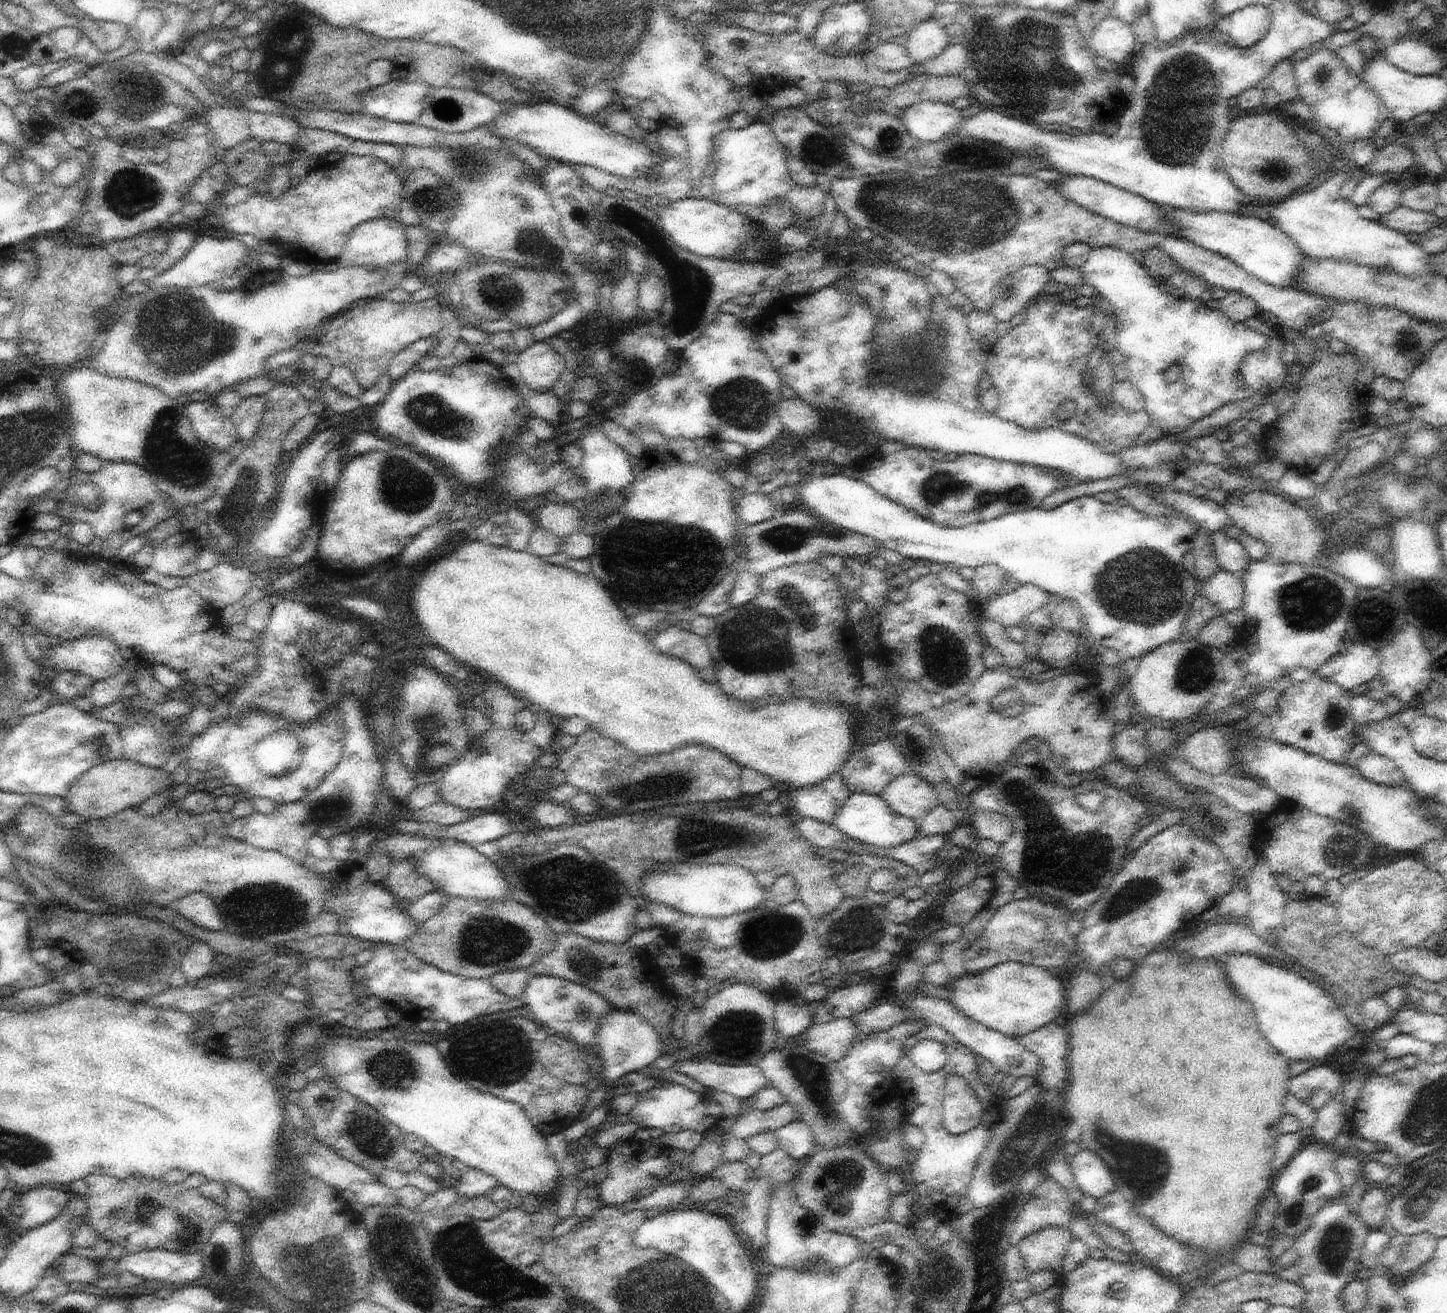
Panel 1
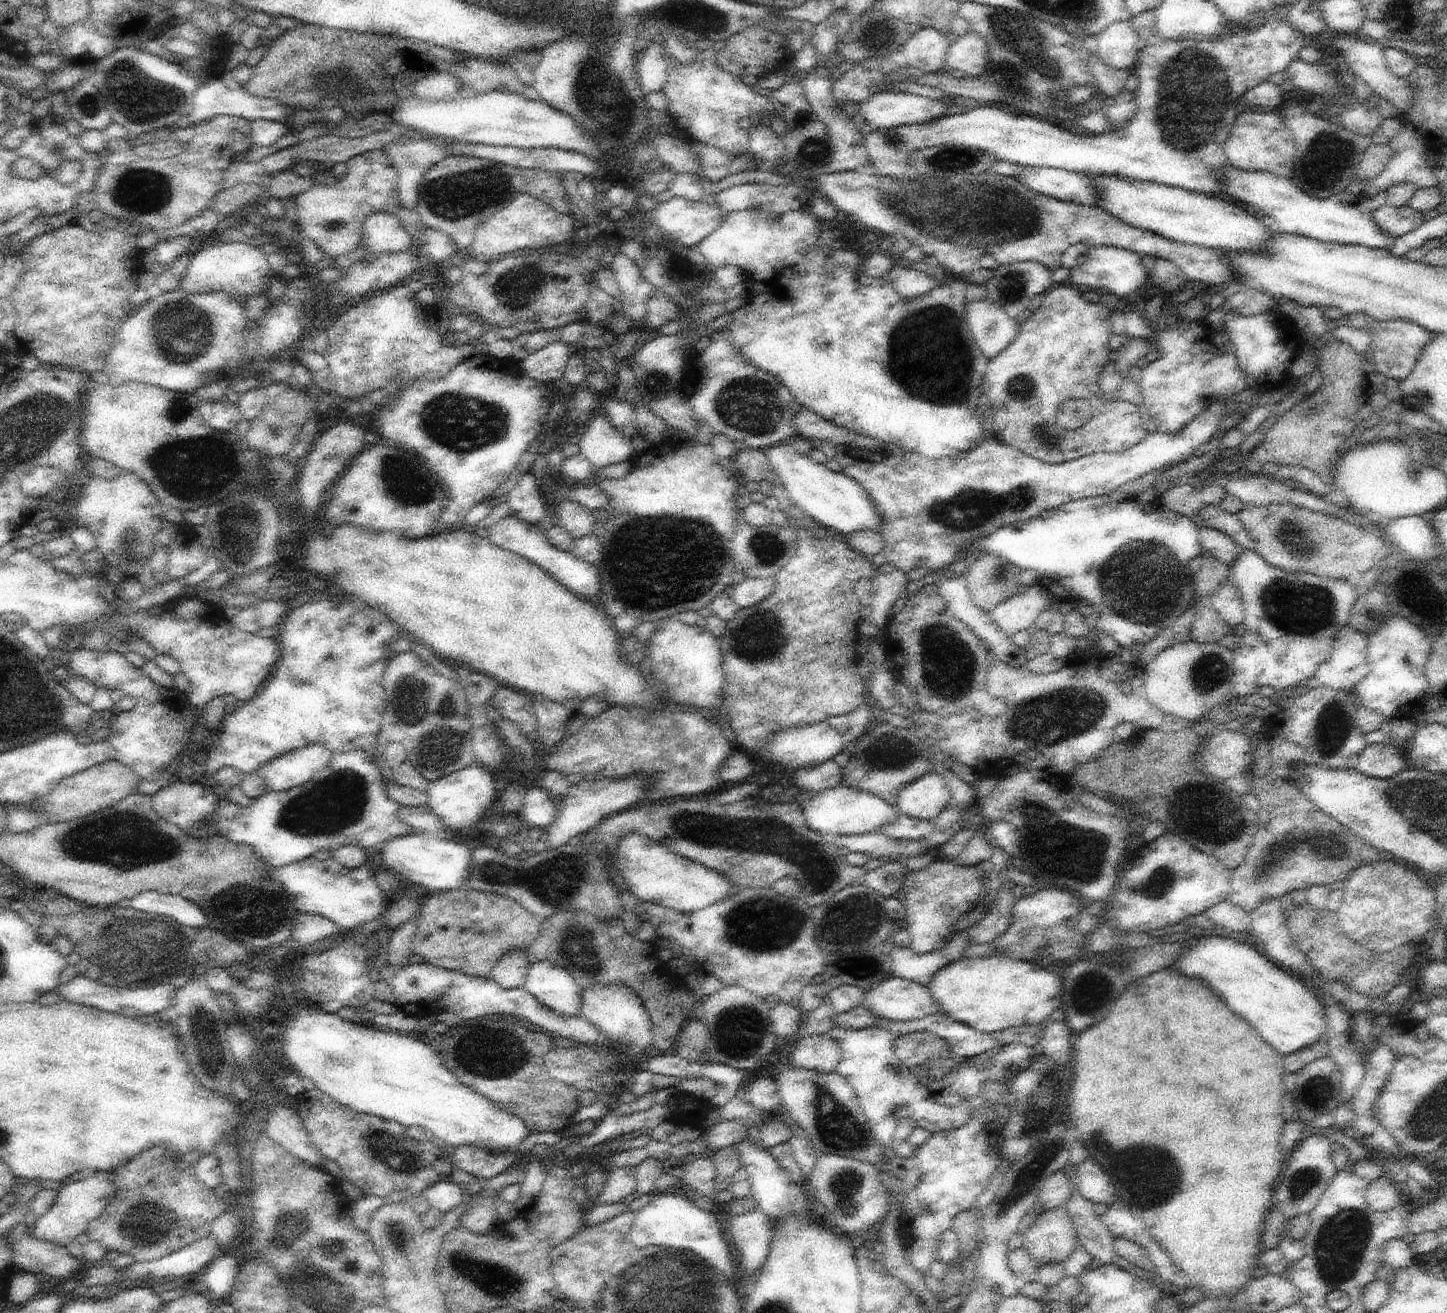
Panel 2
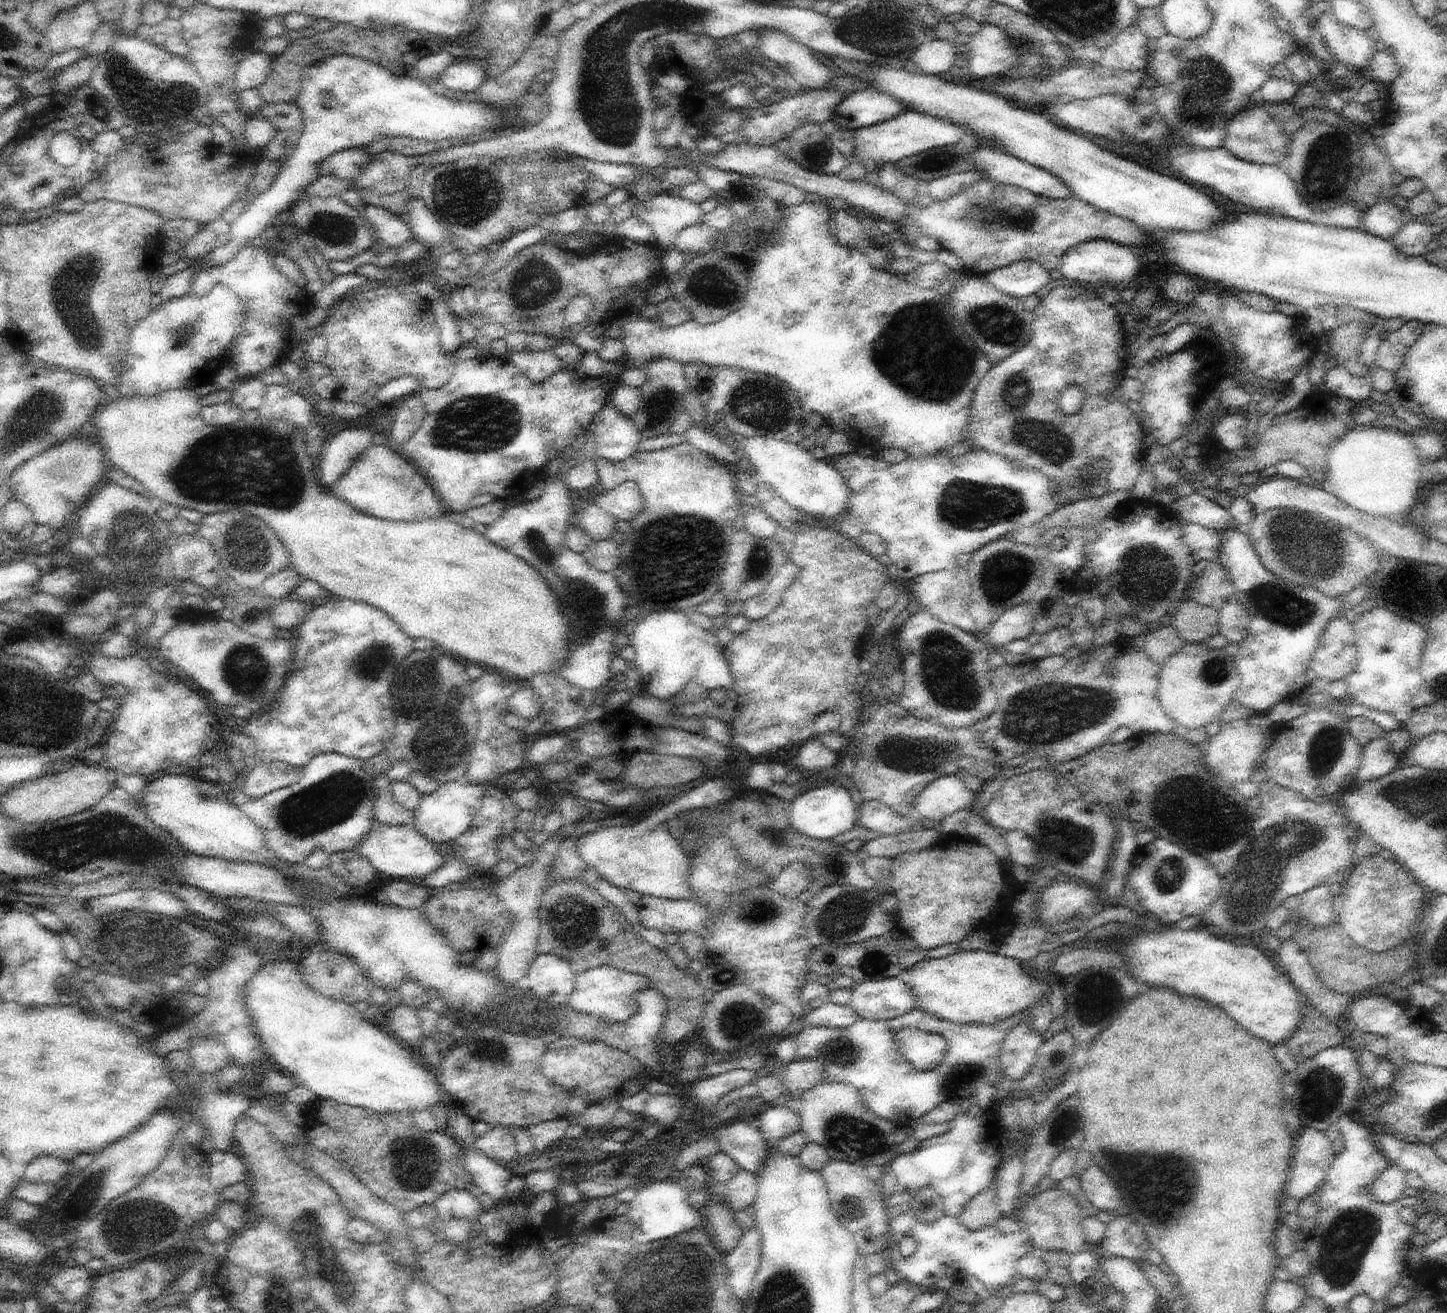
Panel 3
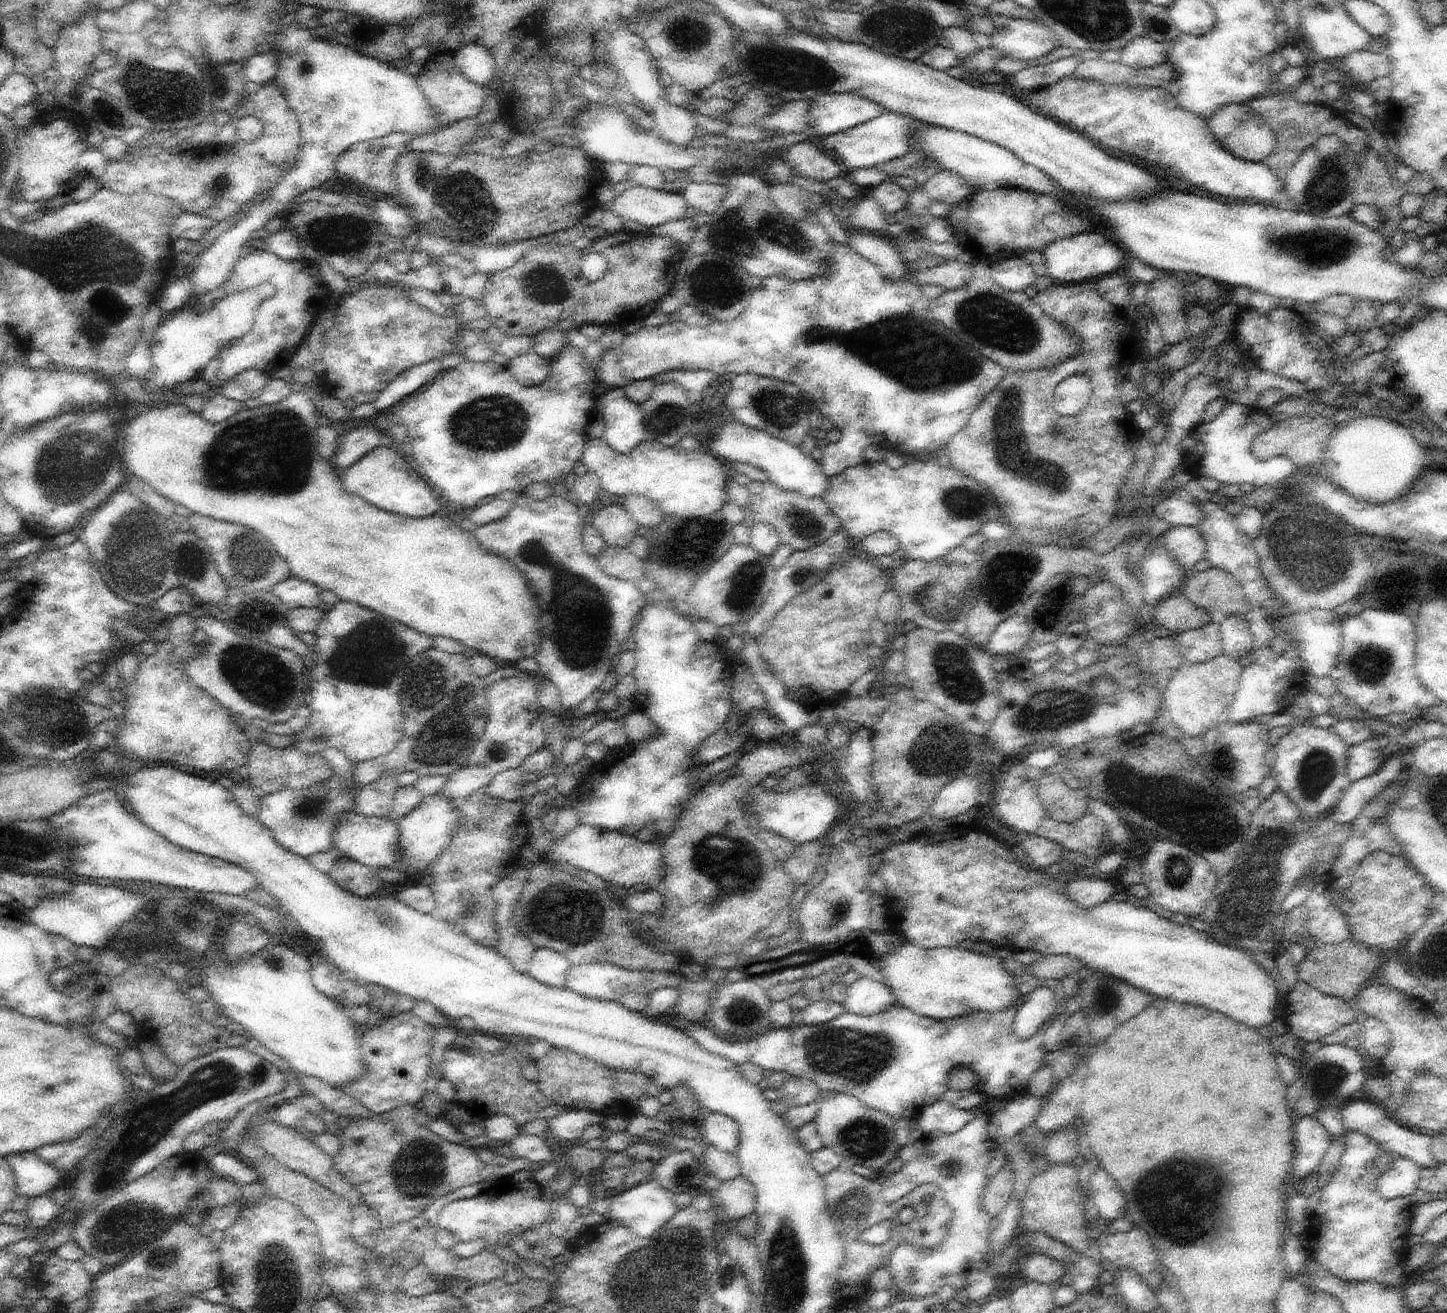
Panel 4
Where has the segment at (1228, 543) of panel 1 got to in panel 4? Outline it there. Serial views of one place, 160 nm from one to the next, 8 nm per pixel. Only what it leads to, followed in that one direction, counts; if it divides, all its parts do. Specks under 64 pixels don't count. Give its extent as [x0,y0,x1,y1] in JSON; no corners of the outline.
[1162,525,1208,574]

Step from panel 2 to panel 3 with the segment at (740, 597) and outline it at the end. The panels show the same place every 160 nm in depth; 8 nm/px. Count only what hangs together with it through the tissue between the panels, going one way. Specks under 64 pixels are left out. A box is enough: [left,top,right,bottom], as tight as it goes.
[743,559,800,620]

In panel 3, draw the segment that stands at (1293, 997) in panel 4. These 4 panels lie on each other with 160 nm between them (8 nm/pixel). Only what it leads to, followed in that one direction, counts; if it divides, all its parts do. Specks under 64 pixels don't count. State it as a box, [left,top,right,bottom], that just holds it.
[1286,991,1343,1064]

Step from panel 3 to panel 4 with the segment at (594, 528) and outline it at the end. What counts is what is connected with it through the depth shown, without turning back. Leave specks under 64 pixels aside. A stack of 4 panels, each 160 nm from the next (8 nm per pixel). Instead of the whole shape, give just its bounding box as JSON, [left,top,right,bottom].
[588,505,641,548]

